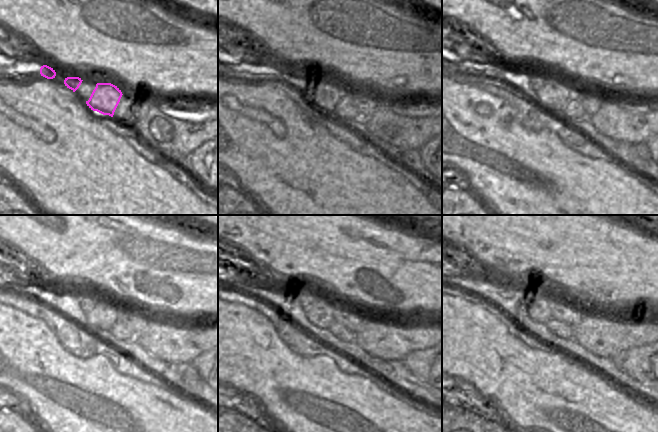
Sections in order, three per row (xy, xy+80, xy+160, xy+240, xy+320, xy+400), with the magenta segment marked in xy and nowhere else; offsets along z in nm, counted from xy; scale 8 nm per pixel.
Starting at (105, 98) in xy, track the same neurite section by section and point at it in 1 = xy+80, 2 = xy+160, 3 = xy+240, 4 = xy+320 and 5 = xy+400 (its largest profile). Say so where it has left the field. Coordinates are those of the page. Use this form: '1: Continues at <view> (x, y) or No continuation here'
1: Continues at xy+80 (327, 93)
2: Continues at xy+160 (554, 93)
3: Continues at xy+240 (104, 314)
4: Continues at xy+320 (286, 300)
5: Continues at xy+400 (509, 299)

